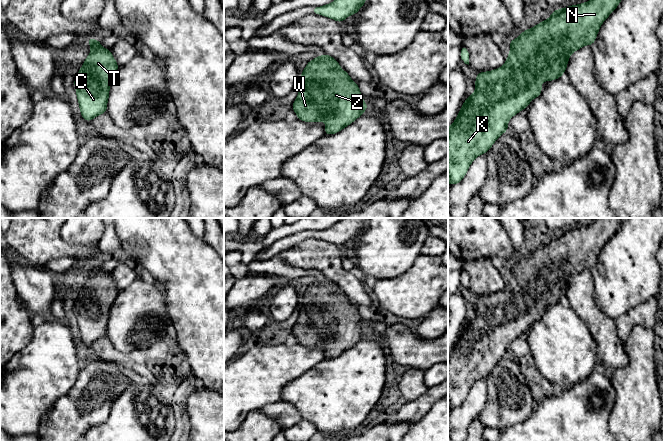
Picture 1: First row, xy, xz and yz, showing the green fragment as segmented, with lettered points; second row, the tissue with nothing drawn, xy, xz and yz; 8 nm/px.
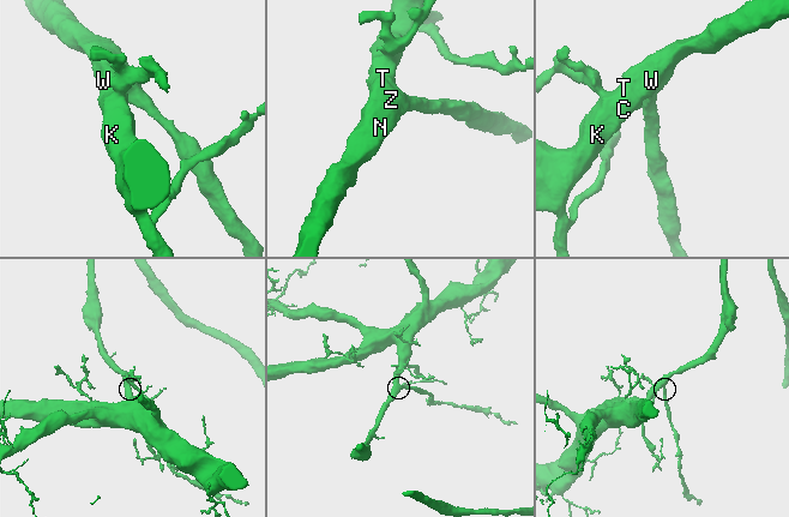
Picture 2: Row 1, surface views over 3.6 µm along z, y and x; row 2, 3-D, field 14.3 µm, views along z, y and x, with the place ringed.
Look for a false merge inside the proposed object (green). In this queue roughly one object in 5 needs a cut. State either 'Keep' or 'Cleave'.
Keep

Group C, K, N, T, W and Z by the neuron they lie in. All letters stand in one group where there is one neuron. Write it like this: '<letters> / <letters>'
C K N T W Z

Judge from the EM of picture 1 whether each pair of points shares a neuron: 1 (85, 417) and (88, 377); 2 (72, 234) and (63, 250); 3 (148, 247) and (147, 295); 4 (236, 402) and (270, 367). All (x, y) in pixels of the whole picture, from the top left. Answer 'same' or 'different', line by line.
1: same
2: different
3: different
4: same

